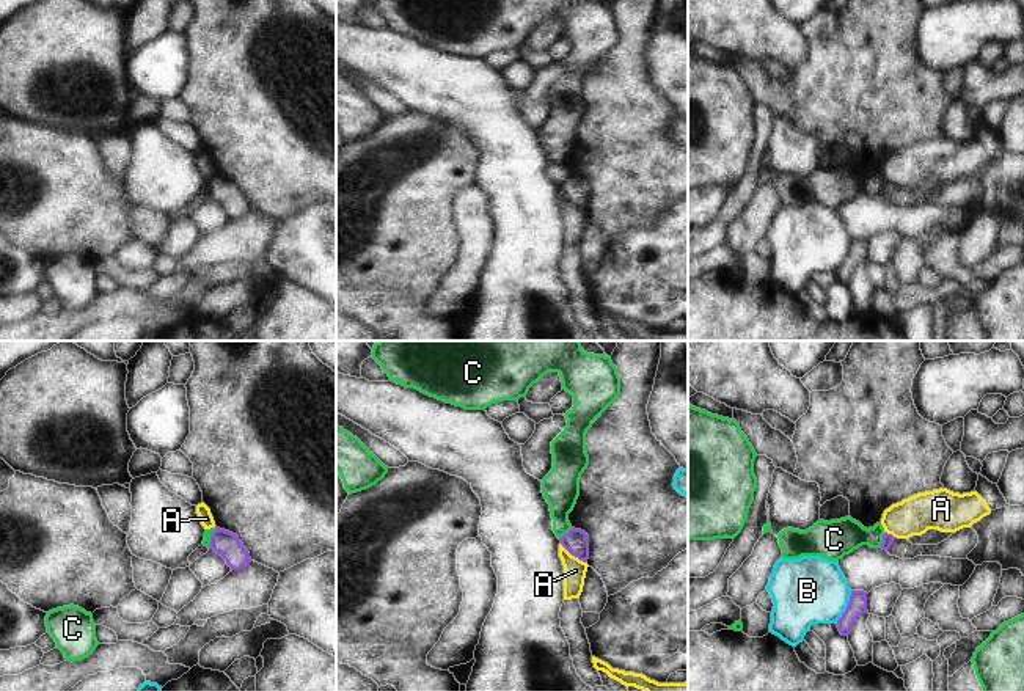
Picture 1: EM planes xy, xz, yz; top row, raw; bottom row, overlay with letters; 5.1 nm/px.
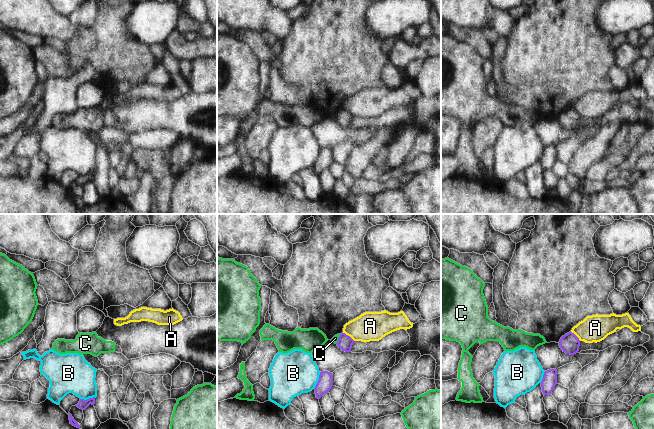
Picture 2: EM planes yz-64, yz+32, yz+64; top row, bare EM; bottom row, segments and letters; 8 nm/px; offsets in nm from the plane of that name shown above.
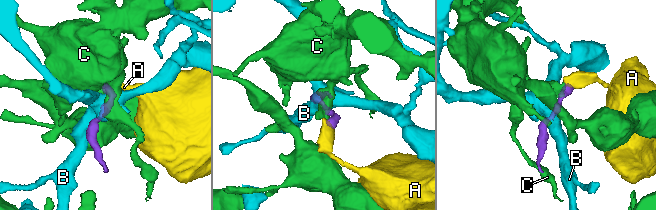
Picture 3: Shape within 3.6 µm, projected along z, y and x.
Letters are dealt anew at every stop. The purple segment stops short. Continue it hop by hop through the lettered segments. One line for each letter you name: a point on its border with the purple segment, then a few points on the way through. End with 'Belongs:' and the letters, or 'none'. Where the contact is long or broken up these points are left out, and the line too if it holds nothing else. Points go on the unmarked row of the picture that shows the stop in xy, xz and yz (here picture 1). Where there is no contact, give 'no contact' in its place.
Belongs: none

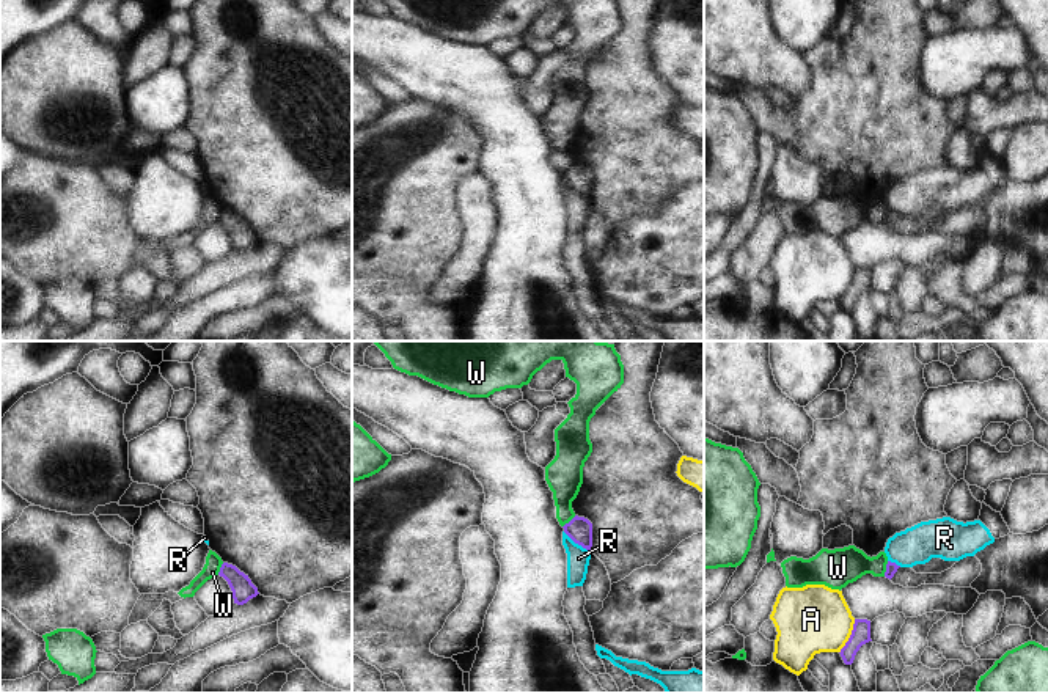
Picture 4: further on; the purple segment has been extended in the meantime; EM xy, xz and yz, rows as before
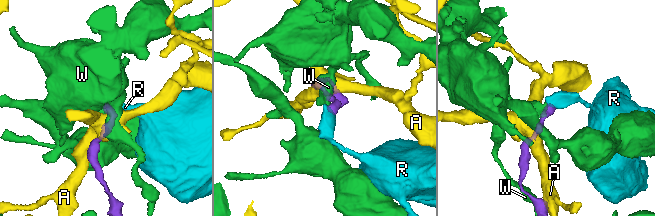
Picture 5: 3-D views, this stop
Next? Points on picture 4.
Belongs: none

